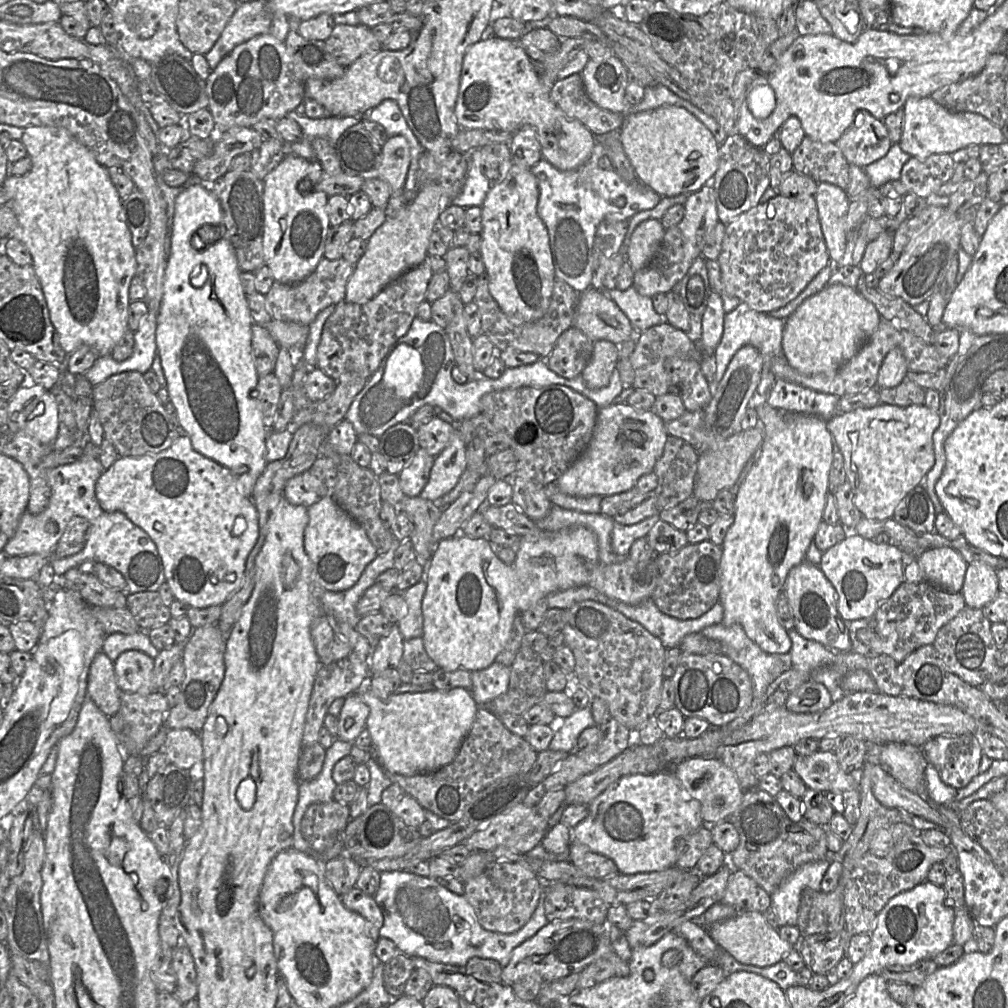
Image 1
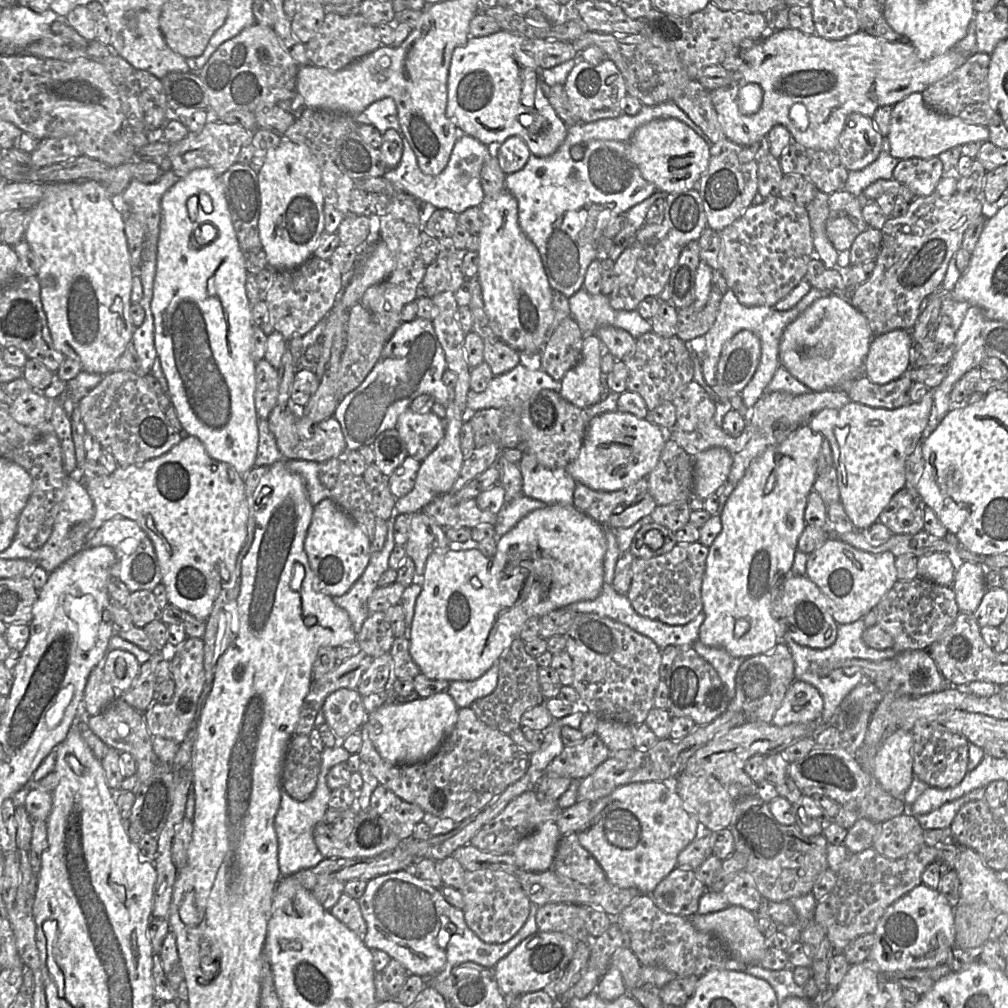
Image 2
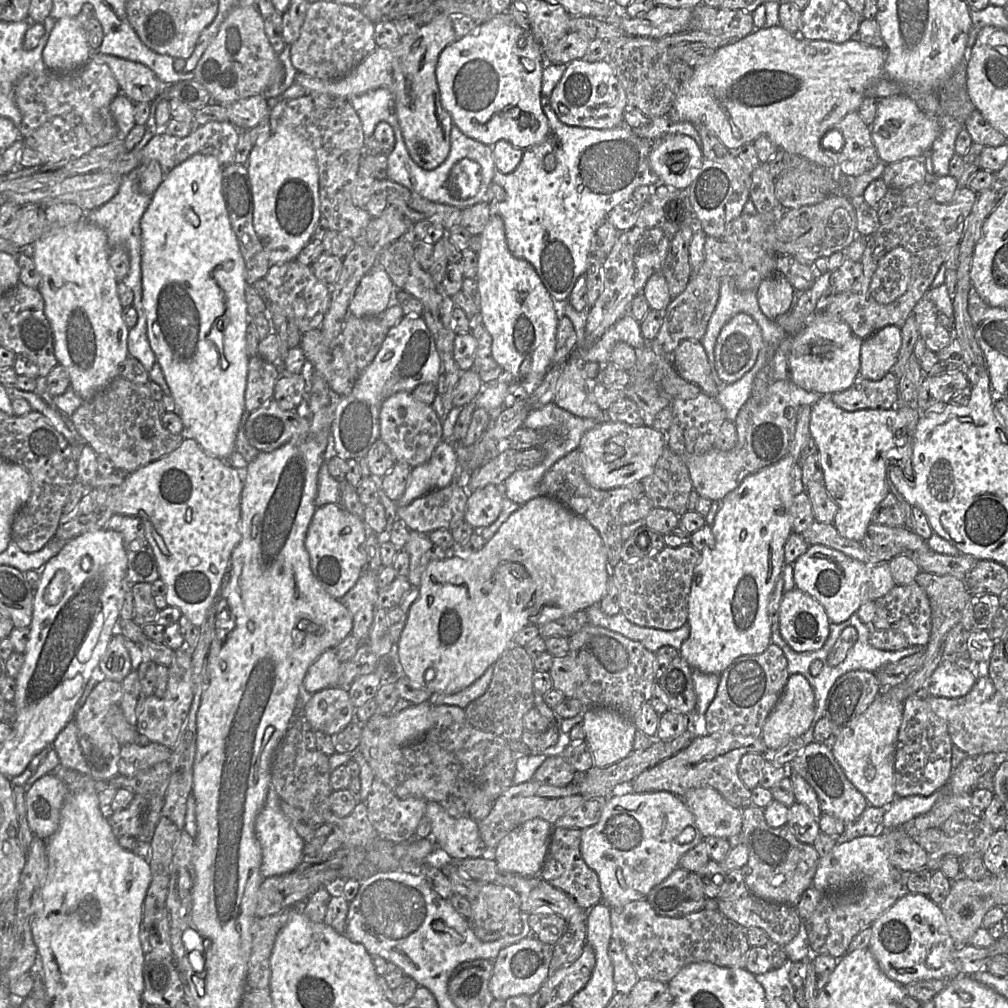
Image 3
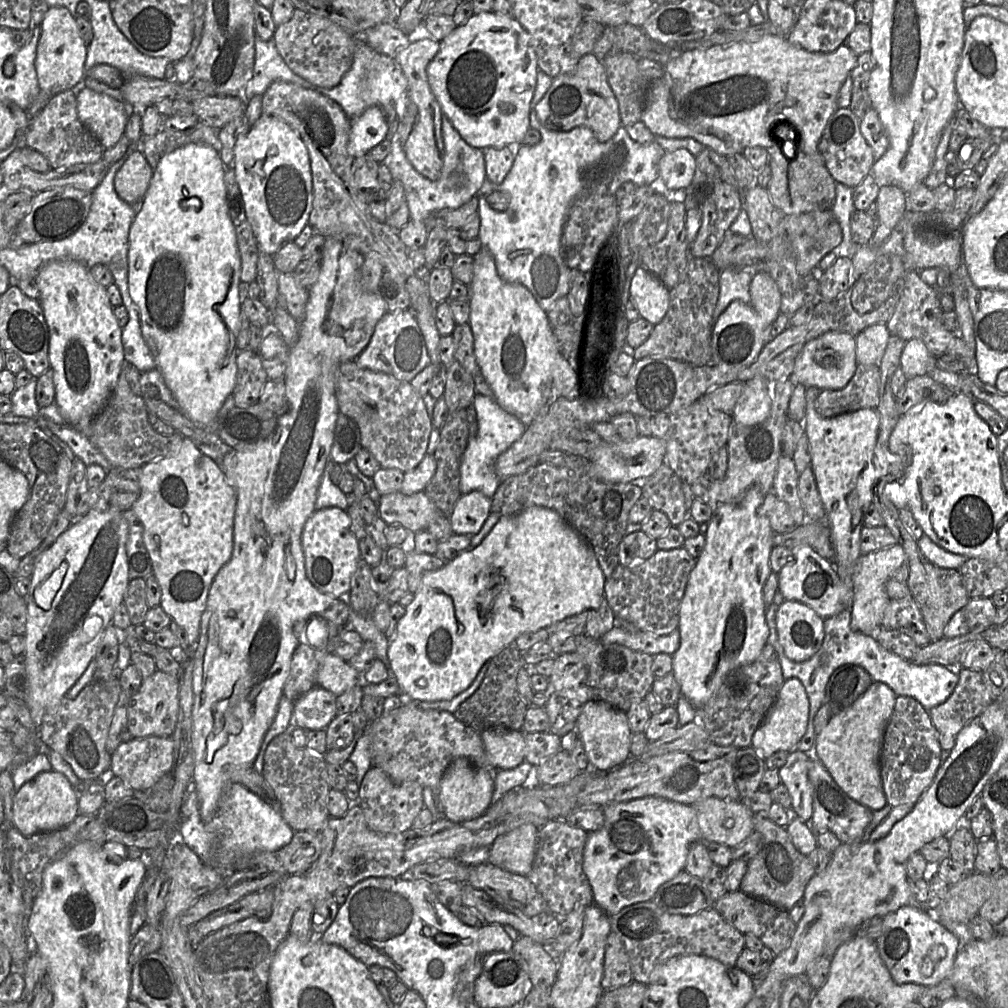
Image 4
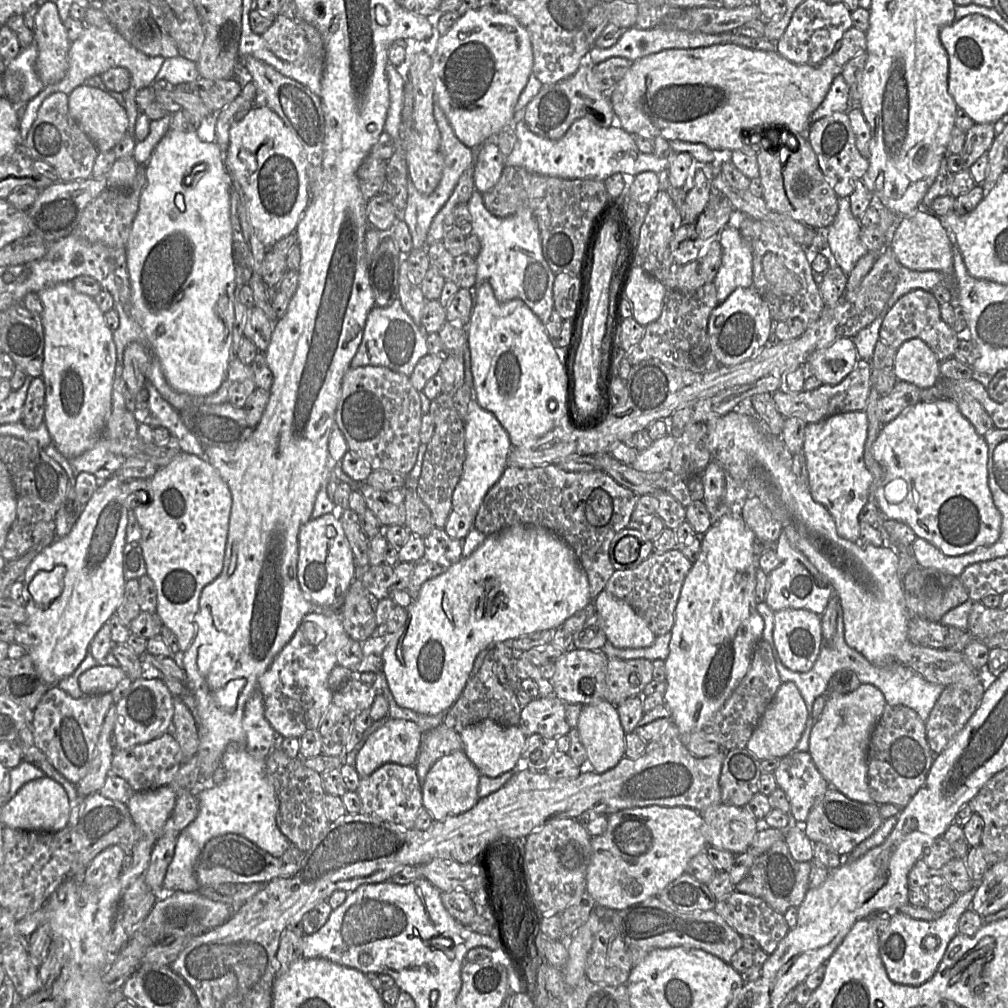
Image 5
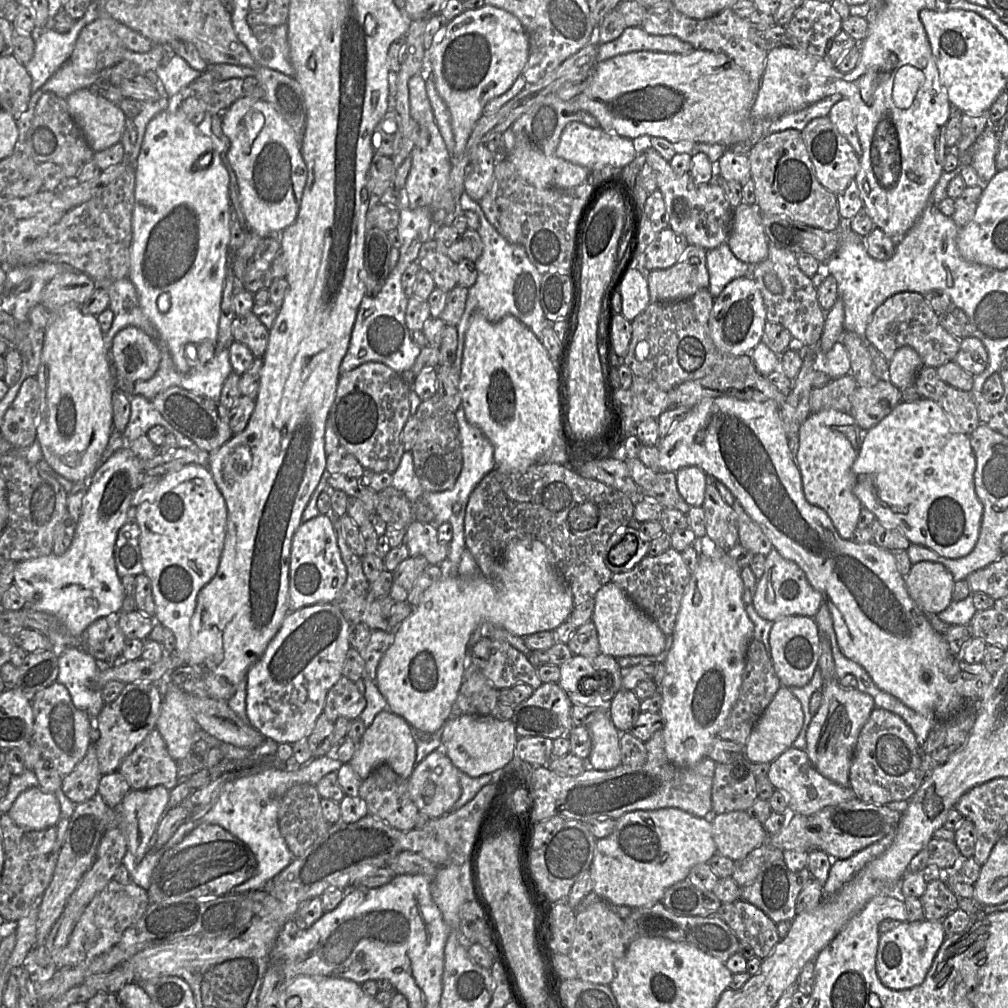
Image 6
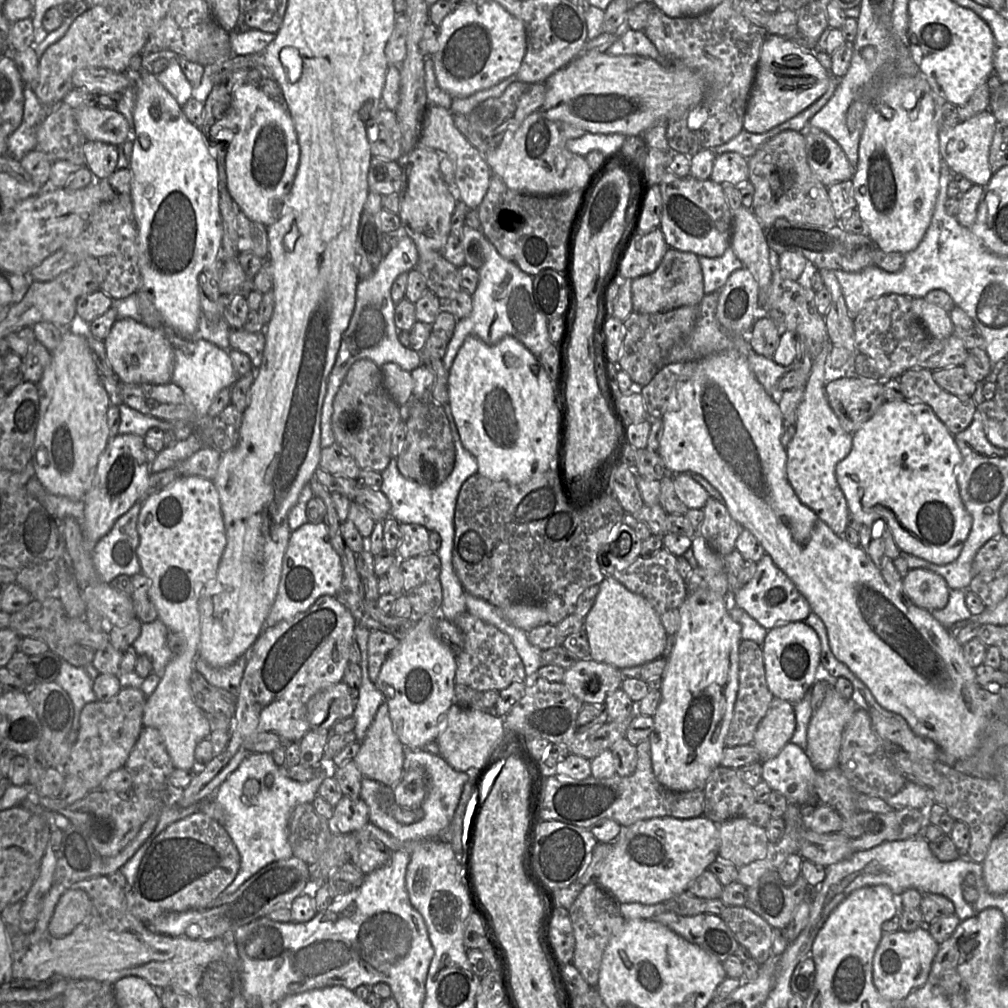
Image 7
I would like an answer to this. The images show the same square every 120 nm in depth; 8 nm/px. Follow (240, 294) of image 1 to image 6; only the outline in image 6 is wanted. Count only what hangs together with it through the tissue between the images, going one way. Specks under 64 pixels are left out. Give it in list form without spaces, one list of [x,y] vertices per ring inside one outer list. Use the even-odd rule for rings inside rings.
[[[175,101],[169,109],[158,113],[148,123],[134,167],[135,203],[128,278],[136,288],[144,314],[166,344],[175,368],[186,374],[196,368],[186,358],[187,346],[204,341],[217,342],[230,242],[230,213],[233,210],[229,195],[230,176],[216,144],[185,116]],[[205,154],[211,155],[210,165],[194,170],[194,165]],[[162,294],[167,294],[171,299],[170,309],[165,313],[159,310],[157,303]]]

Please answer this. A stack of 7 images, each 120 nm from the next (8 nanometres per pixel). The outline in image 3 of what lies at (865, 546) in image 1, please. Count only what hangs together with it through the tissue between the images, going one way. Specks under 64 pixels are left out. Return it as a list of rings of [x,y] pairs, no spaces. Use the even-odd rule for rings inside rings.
[[[816,544],[793,562],[795,587],[816,599],[833,624],[840,624],[857,614],[859,607],[886,595],[897,584],[888,562],[864,563],[838,550]]]

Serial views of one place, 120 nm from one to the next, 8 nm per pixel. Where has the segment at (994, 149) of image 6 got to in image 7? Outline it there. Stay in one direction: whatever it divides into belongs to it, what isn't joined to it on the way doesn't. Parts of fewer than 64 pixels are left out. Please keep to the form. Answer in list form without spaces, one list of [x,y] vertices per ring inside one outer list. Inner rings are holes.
[[[935,93],[934,98],[936,102],[935,113],[937,113],[937,121],[940,125],[939,146],[942,159],[949,165],[953,173],[965,176],[975,185],[986,186],[993,175],[989,163],[989,153],[998,123],[997,119],[990,111],[984,111],[961,122],[955,128],[944,128],[942,105],[947,101]]]

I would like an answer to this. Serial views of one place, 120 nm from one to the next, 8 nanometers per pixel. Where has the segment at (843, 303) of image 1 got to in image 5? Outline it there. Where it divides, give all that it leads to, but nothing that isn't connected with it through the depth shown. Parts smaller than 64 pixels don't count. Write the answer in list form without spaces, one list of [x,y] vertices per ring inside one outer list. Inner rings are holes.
[[[842,337],[827,348],[815,351],[803,366],[808,375],[815,376],[822,384],[836,385],[853,370],[858,358],[853,339]]]

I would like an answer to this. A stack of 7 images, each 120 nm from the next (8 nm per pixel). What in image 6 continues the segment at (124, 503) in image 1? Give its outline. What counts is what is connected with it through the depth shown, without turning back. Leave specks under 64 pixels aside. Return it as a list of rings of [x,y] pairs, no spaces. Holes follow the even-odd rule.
[[[187,464],[178,471],[166,474],[161,478],[155,491],[147,496],[137,507],[137,522],[140,528],[139,548],[141,552],[141,561],[144,569],[144,574],[150,579],[152,586],[152,595],[155,603],[155,622],[169,628],[176,640],[176,647],[173,653],[166,654],[184,654],[189,647],[192,635],[192,618],[196,610],[197,597],[200,590],[208,584],[216,575],[220,563],[222,551],[225,544],[227,534],[228,509],[226,500],[219,490],[209,467],[198,464]]]

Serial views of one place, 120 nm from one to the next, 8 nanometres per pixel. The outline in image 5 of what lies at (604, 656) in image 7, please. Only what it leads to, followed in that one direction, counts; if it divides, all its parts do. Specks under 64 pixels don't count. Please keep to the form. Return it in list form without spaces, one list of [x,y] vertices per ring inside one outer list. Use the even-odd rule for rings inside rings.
[[[603,589],[595,601],[595,611],[602,620],[602,627],[609,641],[617,648],[649,647],[655,634],[646,621],[625,601]]]

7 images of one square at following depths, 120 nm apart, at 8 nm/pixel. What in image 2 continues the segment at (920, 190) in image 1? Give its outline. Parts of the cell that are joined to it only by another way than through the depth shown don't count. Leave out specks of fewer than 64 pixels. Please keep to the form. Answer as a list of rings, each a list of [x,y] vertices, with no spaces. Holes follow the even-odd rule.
[[[939,157],[899,160],[893,171],[893,179],[907,186],[915,197],[933,194],[943,176],[943,163]]]

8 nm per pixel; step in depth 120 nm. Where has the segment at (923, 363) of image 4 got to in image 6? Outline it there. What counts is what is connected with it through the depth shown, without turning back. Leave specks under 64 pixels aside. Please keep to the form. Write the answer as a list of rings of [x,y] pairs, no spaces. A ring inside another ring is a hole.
[[[910,346],[899,348],[889,363],[886,379],[899,389],[913,385],[922,365],[918,353]]]

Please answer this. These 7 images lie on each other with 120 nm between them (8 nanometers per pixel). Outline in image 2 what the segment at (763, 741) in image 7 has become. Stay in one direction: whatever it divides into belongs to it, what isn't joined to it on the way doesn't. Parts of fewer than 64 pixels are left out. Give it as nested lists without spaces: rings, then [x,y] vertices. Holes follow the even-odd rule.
[[[794,680],[789,686],[771,723],[782,727],[792,723],[817,721],[823,710],[819,691],[807,682]]]

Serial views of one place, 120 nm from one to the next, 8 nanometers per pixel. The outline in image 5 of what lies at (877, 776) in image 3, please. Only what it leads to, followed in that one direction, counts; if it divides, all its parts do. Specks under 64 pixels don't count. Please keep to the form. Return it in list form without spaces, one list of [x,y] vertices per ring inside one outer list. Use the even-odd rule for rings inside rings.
[[[861,684],[847,694],[827,695],[823,712],[813,724],[808,752],[815,766],[831,787],[853,801],[875,803],[867,778],[868,748],[871,734],[886,704],[880,689],[872,684]]]

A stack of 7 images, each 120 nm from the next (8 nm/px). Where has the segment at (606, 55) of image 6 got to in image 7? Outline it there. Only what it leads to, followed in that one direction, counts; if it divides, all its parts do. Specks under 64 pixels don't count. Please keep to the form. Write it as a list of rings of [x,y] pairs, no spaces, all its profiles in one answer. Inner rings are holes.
[[[627,28],[621,33],[617,41],[605,52],[612,56],[636,55],[651,58],[662,65],[671,64],[663,57],[643,31]]]

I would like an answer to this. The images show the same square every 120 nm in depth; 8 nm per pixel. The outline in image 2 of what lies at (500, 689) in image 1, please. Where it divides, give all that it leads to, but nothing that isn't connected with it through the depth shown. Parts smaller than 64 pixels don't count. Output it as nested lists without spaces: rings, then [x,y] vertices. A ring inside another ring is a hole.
[[[495,661],[491,668],[476,680],[450,682],[446,692],[453,698],[458,708],[470,708],[475,700],[494,691],[498,682],[498,671],[498,663]]]

